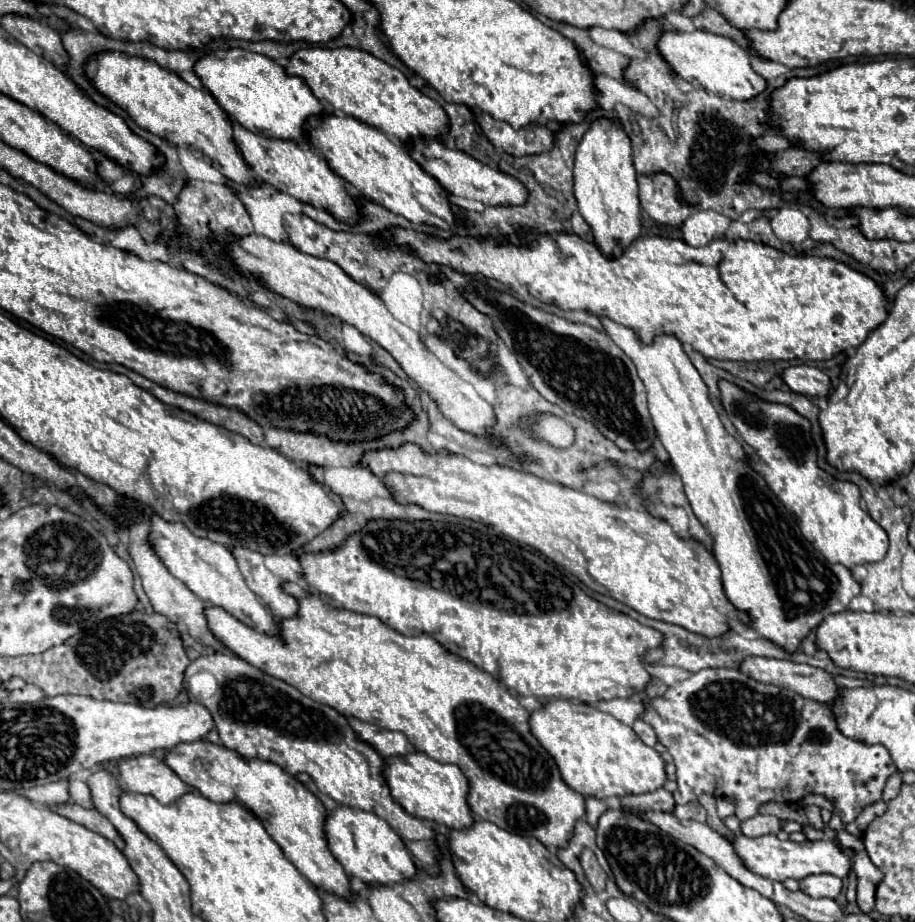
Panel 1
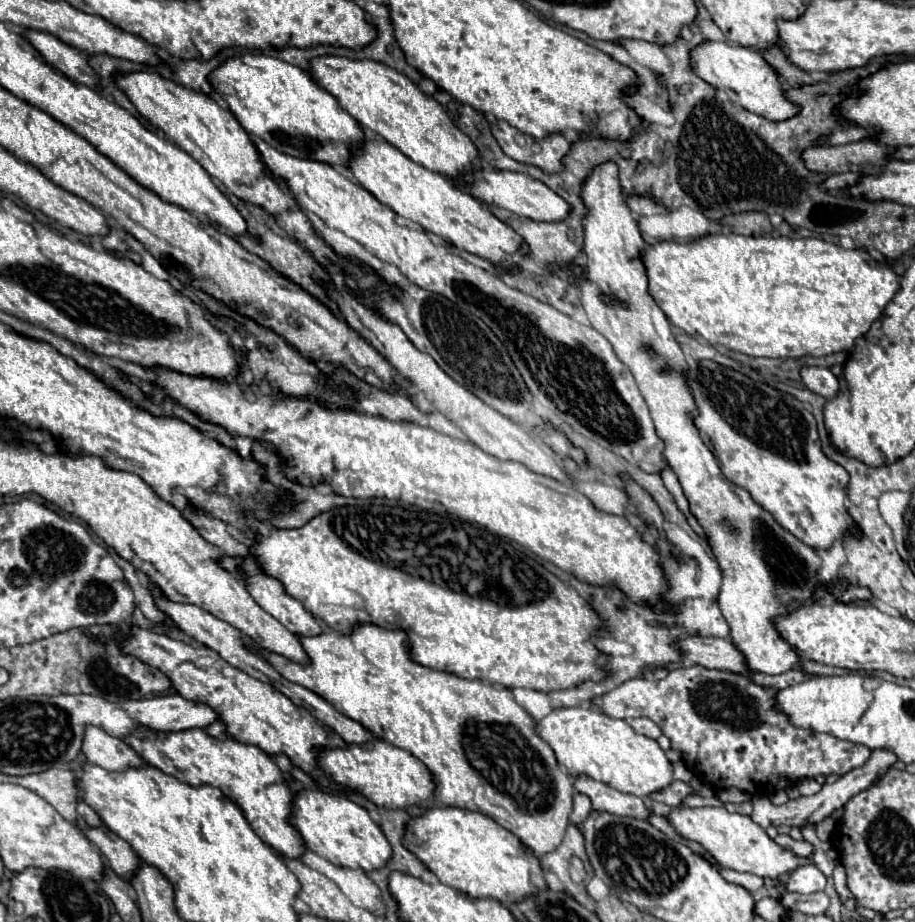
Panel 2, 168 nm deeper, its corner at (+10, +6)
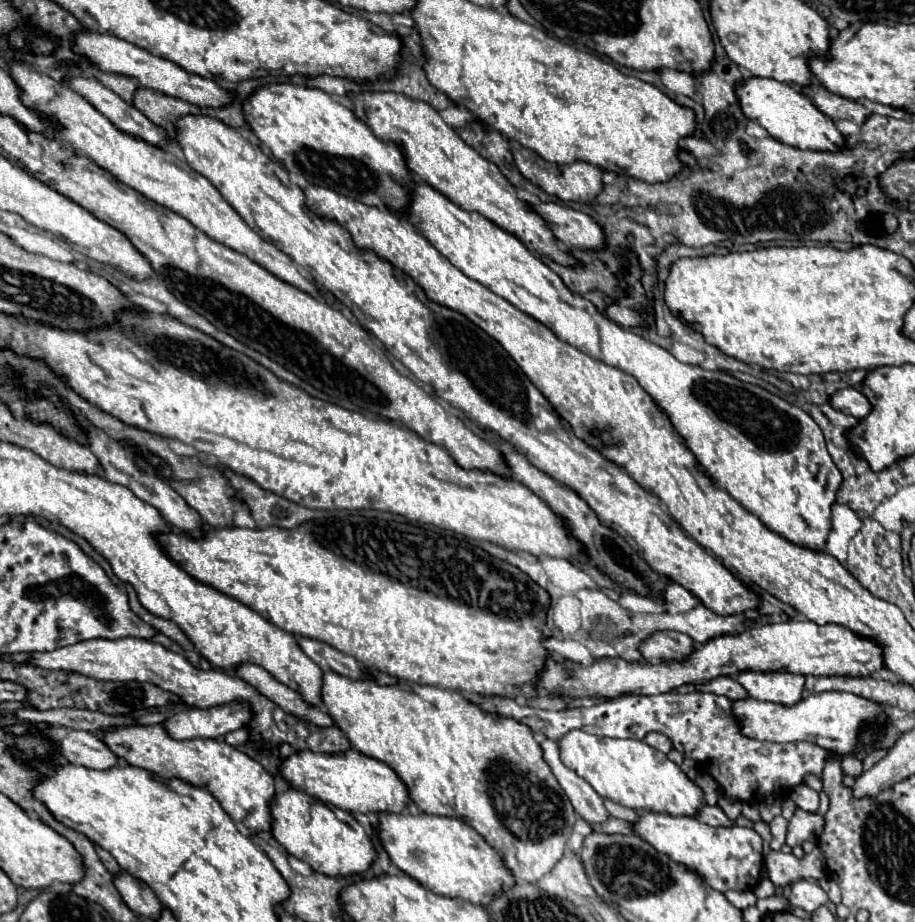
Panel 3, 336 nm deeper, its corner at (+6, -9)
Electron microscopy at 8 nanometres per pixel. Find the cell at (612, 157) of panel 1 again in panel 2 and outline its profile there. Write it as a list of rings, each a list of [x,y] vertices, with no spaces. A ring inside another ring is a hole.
[[[604,161],[602,165],[596,165],[582,183],[582,203],[586,205],[588,213],[584,217],[584,251],[588,255],[588,271],[586,271],[586,283],[582,283],[582,305],[590,319],[590,325],[602,333],[614,347],[618,359],[630,369],[634,375],[638,389],[650,409],[652,421],[656,425],[658,437],[664,441],[664,459],[678,475],[678,481],[684,489],[684,495],[690,503],[690,513],[698,519],[700,527],[706,533],[706,543],[710,545],[714,559],[720,565],[722,571],[722,587],[718,593],[718,605],[722,609],[722,615],[726,617],[730,625],[730,637],[734,645],[746,655],[746,663],[750,669],[766,675],[780,675],[794,667],[798,661],[798,655],[782,637],[778,637],[778,629],[774,629],[774,617],[784,617],[786,613],[792,613],[798,609],[798,605],[812,605],[814,593],[820,589],[820,567],[822,559],[820,555],[798,541],[790,531],[782,529],[778,521],[774,521],[772,513],[766,513],[752,497],[746,493],[746,489],[734,485],[722,475],[722,469],[714,457],[714,453],[704,445],[696,425],[694,417],[698,417],[698,407],[694,403],[694,395],[690,393],[688,385],[688,363],[684,359],[684,353],[680,345],[676,343],[670,323],[662,309],[654,303],[654,299],[648,295],[648,277],[644,271],[644,265],[640,261],[640,251],[646,247],[640,229],[636,221],[632,221],[630,207],[626,203],[626,197],[622,193],[620,181],[618,181],[618,165],[614,161]],[[600,293],[614,295],[616,299],[622,299],[628,303],[628,307],[614,307],[600,301]]]

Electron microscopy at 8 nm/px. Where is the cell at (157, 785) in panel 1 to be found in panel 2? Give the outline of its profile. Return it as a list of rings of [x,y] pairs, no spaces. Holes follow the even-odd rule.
[[[86,727],[82,753],[90,763],[106,769],[106,771],[122,771],[122,769],[142,769],[148,763],[122,739],[108,735],[98,727]]]

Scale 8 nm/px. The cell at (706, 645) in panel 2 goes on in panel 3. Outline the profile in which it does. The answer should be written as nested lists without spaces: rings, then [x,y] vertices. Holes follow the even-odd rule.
[[[662,630],[652,632],[646,640],[640,642],[638,650],[646,658],[646,662],[662,662],[662,660],[682,660],[692,652],[692,638],[682,632]]]

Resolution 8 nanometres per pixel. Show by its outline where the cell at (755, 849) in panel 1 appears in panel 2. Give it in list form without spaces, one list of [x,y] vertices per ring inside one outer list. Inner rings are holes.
[[[676,807],[666,819],[674,825],[674,829],[682,837],[698,841],[722,867],[734,871],[746,871],[758,877],[776,879],[794,871],[800,865],[812,863],[812,857],[800,857],[796,853],[790,853],[790,849],[782,849],[782,845],[770,839],[766,831],[760,825],[756,825],[748,815],[728,813],[724,807],[700,807],[700,809]]]

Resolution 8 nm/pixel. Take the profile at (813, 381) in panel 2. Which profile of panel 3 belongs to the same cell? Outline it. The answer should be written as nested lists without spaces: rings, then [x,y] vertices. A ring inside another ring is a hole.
[[[856,388],[838,390],[836,394],[832,394],[830,404],[836,410],[840,410],[844,414],[850,414],[850,416],[856,416],[856,418],[866,418],[870,414],[870,408],[872,408],[868,398]]]

